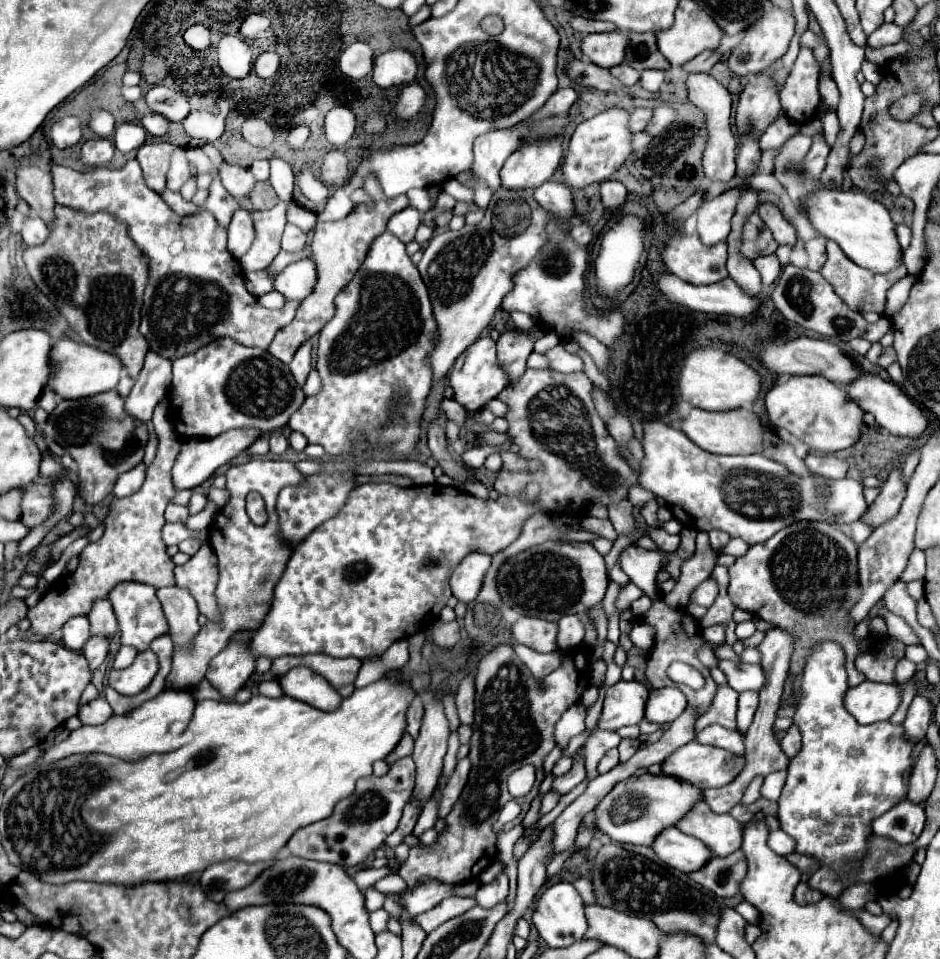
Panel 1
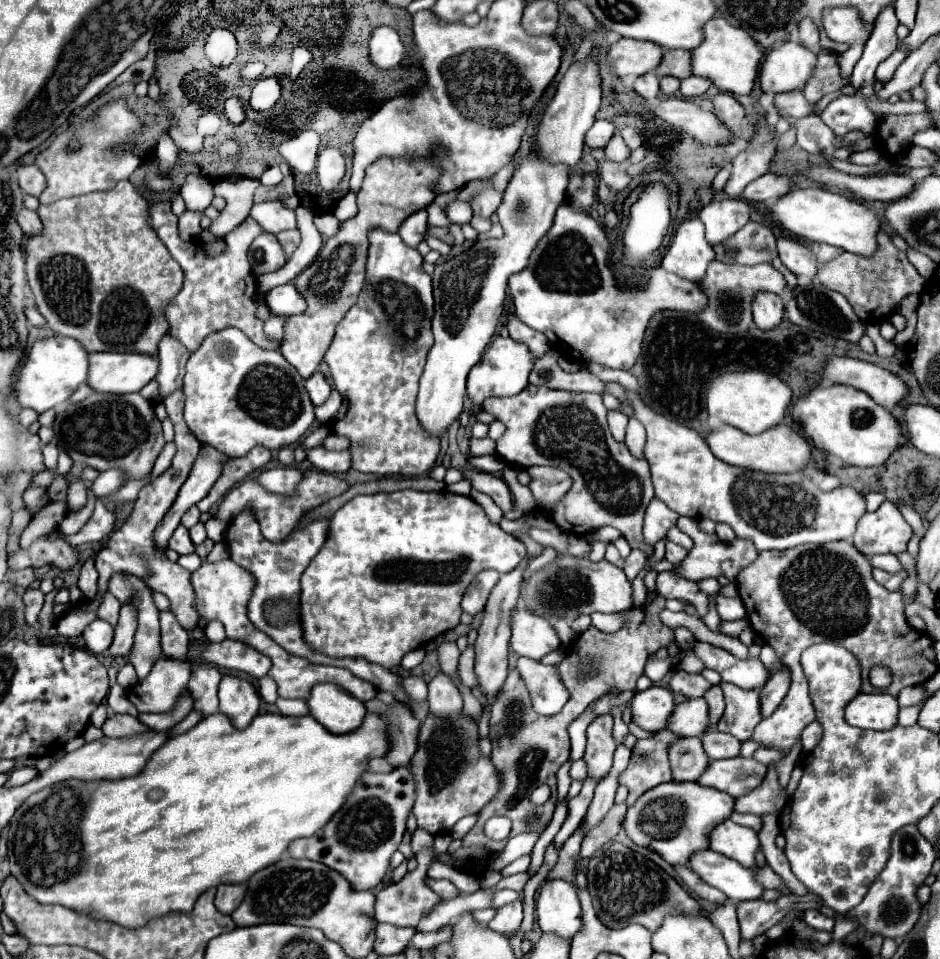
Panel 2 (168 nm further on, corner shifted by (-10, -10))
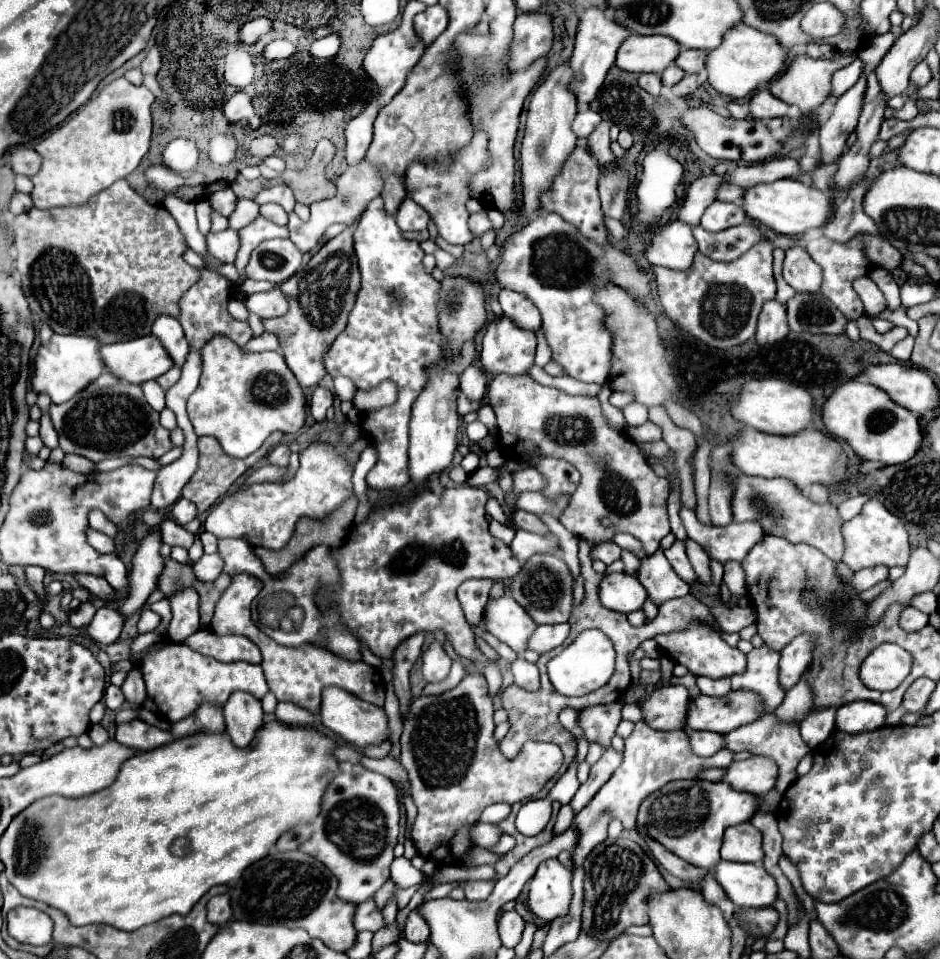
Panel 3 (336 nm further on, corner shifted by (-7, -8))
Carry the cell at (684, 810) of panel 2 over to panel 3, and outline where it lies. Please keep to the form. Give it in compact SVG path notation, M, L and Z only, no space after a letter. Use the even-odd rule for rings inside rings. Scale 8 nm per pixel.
M675 780L641 802L637 812L637 832L661 842L669 852L685 858L685 862L699 868L709 868L721 860L719 848L723 830L739 822L747 822L755 810L757 798L753 794L737 792L725 782Z

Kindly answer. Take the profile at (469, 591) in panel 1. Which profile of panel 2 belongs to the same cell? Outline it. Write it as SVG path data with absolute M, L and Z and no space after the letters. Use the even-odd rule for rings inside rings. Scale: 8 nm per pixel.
M486 570L486 572L480 572L472 584L468 586L464 598L462 598L462 610L476 616L478 612L484 610L484 604L488 602L488 596L492 592L492 588L496 586L500 574L496 570Z

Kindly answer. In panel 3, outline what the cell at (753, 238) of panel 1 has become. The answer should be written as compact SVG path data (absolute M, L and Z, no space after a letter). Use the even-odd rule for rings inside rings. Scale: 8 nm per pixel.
M741 224L737 228L727 228L723 232L707 232L701 226L695 226L693 230L699 252L709 256L711 260L723 260L723 262L733 262L751 246L755 246L761 240L767 240L767 236L753 224Z

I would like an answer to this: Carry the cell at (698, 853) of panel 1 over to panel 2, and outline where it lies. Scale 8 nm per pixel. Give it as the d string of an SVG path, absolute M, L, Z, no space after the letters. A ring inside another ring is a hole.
M714 850L698 852L690 858L692 868L704 882L724 892L734 902L758 900L764 894L764 886L756 880L754 868L744 868L732 858L716 854Z

